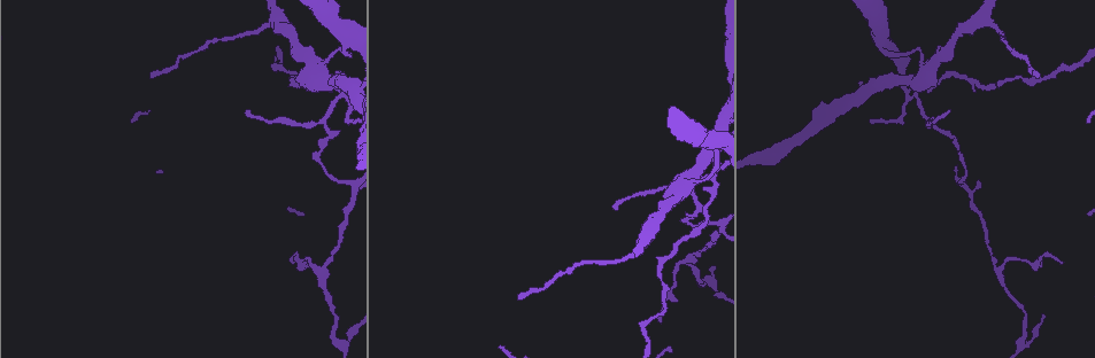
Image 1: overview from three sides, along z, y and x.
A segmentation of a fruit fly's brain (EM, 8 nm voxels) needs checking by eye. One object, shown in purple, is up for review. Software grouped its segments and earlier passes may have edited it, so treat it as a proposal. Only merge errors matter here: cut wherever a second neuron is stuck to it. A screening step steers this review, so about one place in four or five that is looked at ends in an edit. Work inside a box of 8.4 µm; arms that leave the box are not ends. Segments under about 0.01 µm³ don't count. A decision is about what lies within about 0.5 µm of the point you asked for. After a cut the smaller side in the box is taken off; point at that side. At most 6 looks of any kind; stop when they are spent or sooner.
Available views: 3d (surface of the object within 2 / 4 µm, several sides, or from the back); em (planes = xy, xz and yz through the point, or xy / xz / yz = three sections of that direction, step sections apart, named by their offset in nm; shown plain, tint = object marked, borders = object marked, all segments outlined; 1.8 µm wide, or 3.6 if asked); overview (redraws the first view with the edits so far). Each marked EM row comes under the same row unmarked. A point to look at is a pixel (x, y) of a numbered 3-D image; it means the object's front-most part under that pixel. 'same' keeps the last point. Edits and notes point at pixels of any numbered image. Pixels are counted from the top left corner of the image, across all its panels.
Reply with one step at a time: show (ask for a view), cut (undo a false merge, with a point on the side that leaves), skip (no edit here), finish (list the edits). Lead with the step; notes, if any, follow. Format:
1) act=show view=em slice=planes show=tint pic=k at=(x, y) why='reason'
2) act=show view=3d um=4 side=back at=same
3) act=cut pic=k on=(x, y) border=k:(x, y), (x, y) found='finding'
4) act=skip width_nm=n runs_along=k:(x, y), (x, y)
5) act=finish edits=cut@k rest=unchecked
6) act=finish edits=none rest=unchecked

act=show view=em slice=yz step=4 show=tint pic=1 at=(712, 138) why='three-way junction'

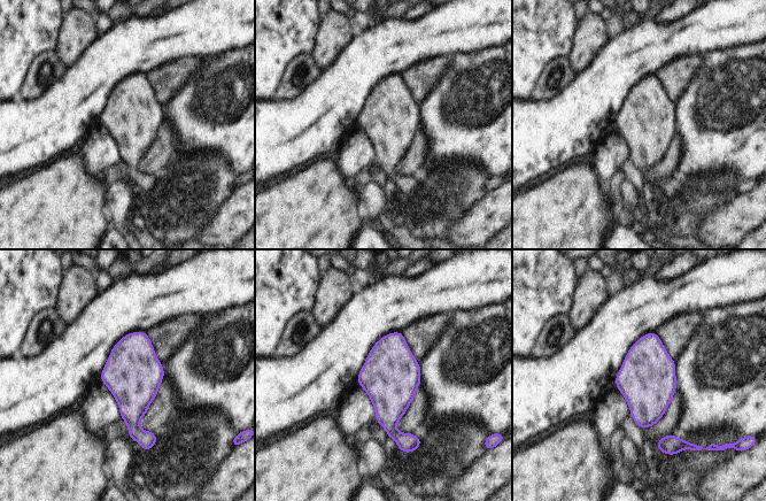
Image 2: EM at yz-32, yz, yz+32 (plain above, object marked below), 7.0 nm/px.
act=show view=em slice=planes show=tint at=same

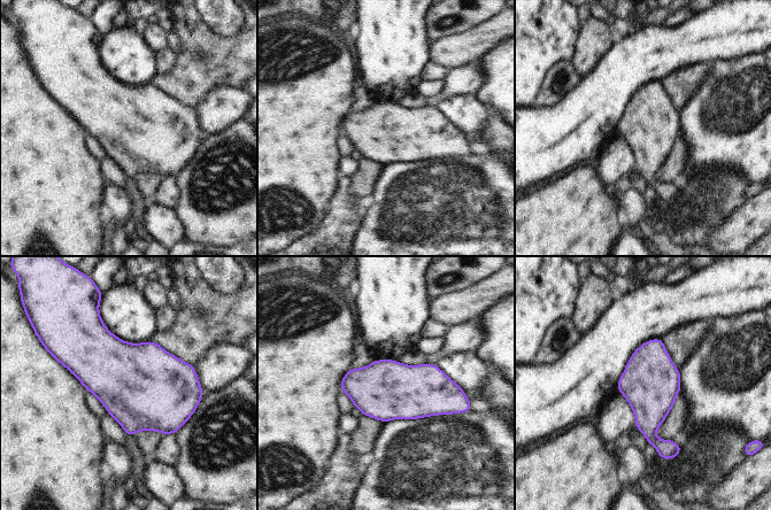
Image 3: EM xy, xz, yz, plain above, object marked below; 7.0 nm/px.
act=skip found='all the same neuron'

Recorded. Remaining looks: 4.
act=show view=3d um=4 pic=1 at=(320, 122) why='arms part here'

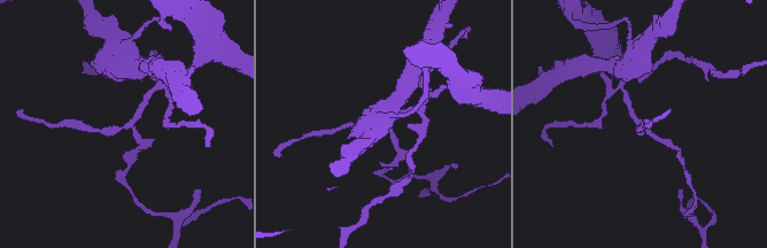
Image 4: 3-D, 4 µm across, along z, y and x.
act=show view=em slice=xz step=16 show=borders pic=4 at=(128, 128) arms=3

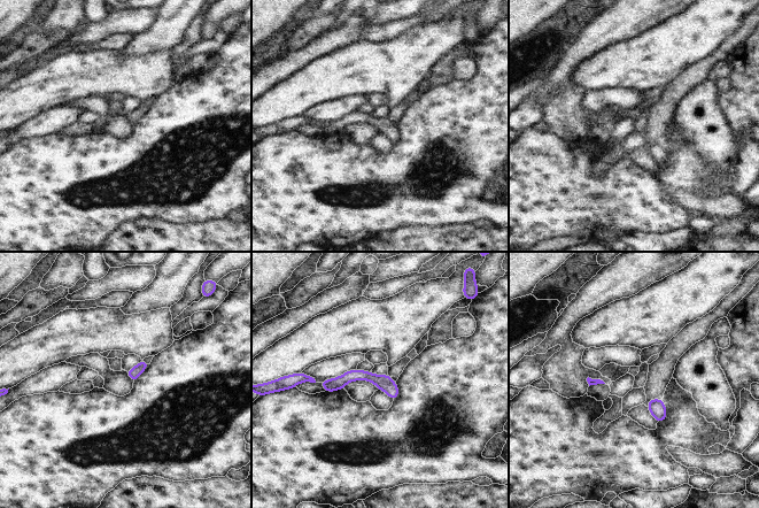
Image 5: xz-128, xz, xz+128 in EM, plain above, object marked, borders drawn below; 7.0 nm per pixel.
act=skip runs_along=5:(324, 383), (370, 376), (395, 394) found='all the same neuron'

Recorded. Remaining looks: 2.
act=show view=em slice=yz step=16 show=tint pic=1 at=(251, 34) why='thick turns thin'

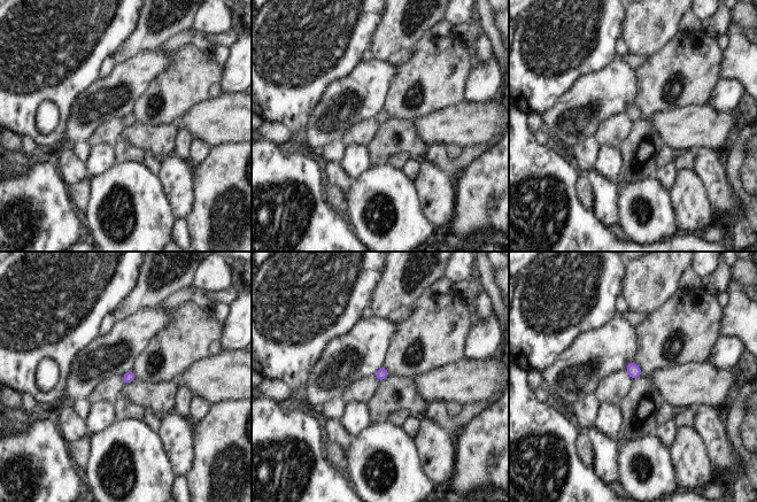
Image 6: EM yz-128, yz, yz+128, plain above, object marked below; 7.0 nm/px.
act=show view=em slice=planes show=tint at=same

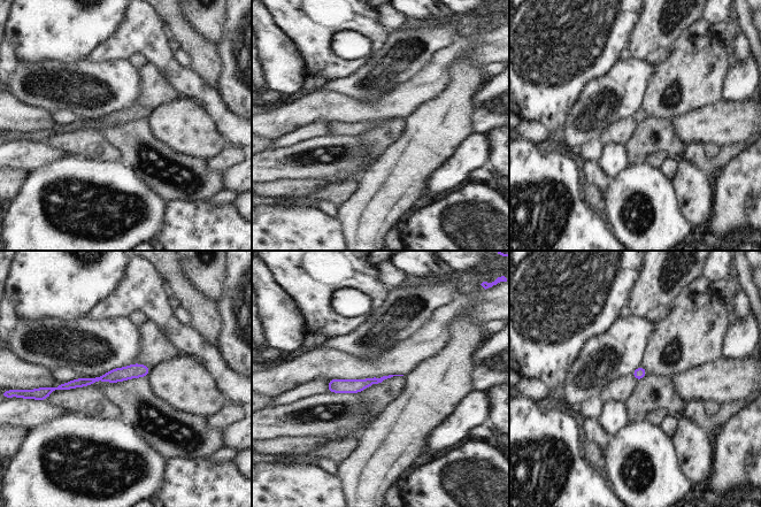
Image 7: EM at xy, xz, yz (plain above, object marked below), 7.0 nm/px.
act=skip runs_along=7:(146, 369), (77, 382), (60, 388) found='continuous, no second neuron'

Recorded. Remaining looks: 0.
act=finish edits=none rest=unchecked

